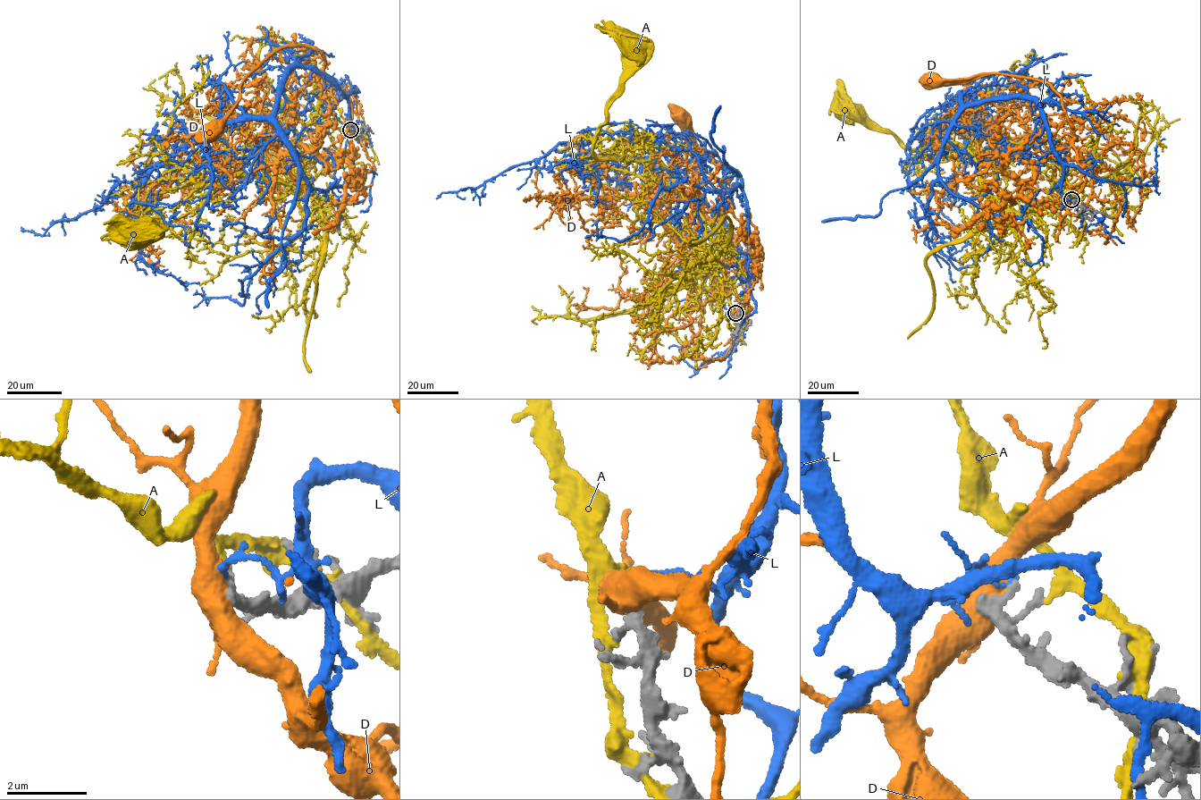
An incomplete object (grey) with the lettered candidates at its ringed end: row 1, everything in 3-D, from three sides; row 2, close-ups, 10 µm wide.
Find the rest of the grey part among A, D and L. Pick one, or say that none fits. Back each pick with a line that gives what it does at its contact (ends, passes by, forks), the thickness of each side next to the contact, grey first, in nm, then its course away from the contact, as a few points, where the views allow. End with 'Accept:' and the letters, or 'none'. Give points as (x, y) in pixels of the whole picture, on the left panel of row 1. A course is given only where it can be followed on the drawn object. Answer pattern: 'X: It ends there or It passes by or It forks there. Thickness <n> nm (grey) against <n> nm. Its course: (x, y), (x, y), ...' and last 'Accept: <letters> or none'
Accept: none

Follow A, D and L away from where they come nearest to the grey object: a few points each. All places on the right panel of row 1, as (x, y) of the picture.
A: (1075, 199), (1063, 172), (1039, 205), (1003, 207), (955, 143), (951, 158), (931, 160), (853, 105), (836, 105)
D: (1072, 199), (1085, 176), (1072, 123), (1059, 95), (1046, 83), (986, 72), (968, 80), (934, 80)
L: (1073, 198), (1035, 103), (961, 94), (981, 127), (1041, 143)

